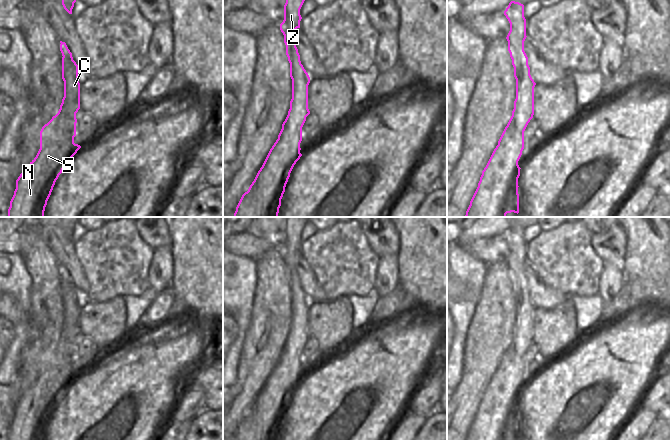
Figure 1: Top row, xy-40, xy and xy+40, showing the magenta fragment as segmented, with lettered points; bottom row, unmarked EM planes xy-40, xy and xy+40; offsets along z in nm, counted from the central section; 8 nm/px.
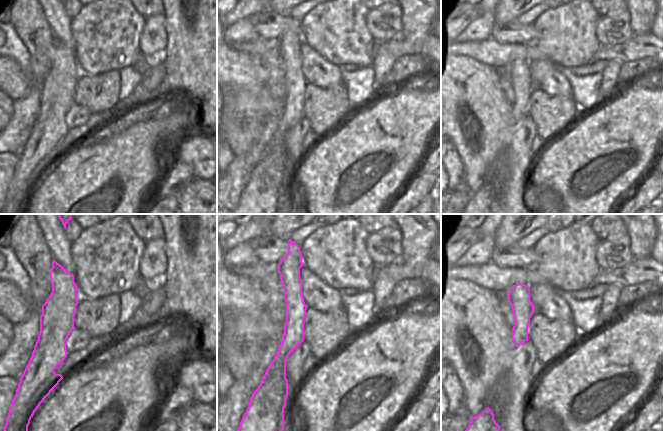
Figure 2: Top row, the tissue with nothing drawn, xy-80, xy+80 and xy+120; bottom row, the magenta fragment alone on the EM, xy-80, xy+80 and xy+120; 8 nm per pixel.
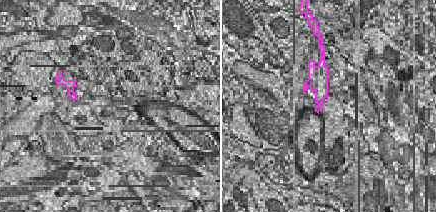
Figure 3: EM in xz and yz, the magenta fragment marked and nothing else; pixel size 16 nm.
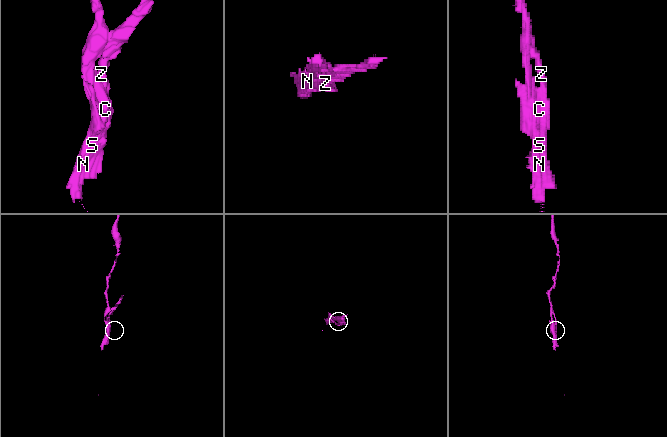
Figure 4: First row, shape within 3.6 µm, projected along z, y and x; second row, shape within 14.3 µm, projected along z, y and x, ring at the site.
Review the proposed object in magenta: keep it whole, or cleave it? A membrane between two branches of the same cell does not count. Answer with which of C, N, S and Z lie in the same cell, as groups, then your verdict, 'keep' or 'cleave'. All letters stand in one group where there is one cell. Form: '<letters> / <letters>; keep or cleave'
C N S / Z; cleave

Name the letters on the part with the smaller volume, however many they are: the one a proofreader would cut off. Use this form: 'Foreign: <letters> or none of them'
Foreign: Z

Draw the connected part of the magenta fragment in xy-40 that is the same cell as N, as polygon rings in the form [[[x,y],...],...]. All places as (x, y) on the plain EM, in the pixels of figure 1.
[[[62,281],[64,321],[58,337],[40,355],[40,373],[36,381],[24,392],[16,404],[16,413],[10,425],[8,441],[44,441],[45,431],[53,411],[64,391],[81,372],[74,367],[76,337],[80,333],[80,307],[78,289],[74,284]]]

